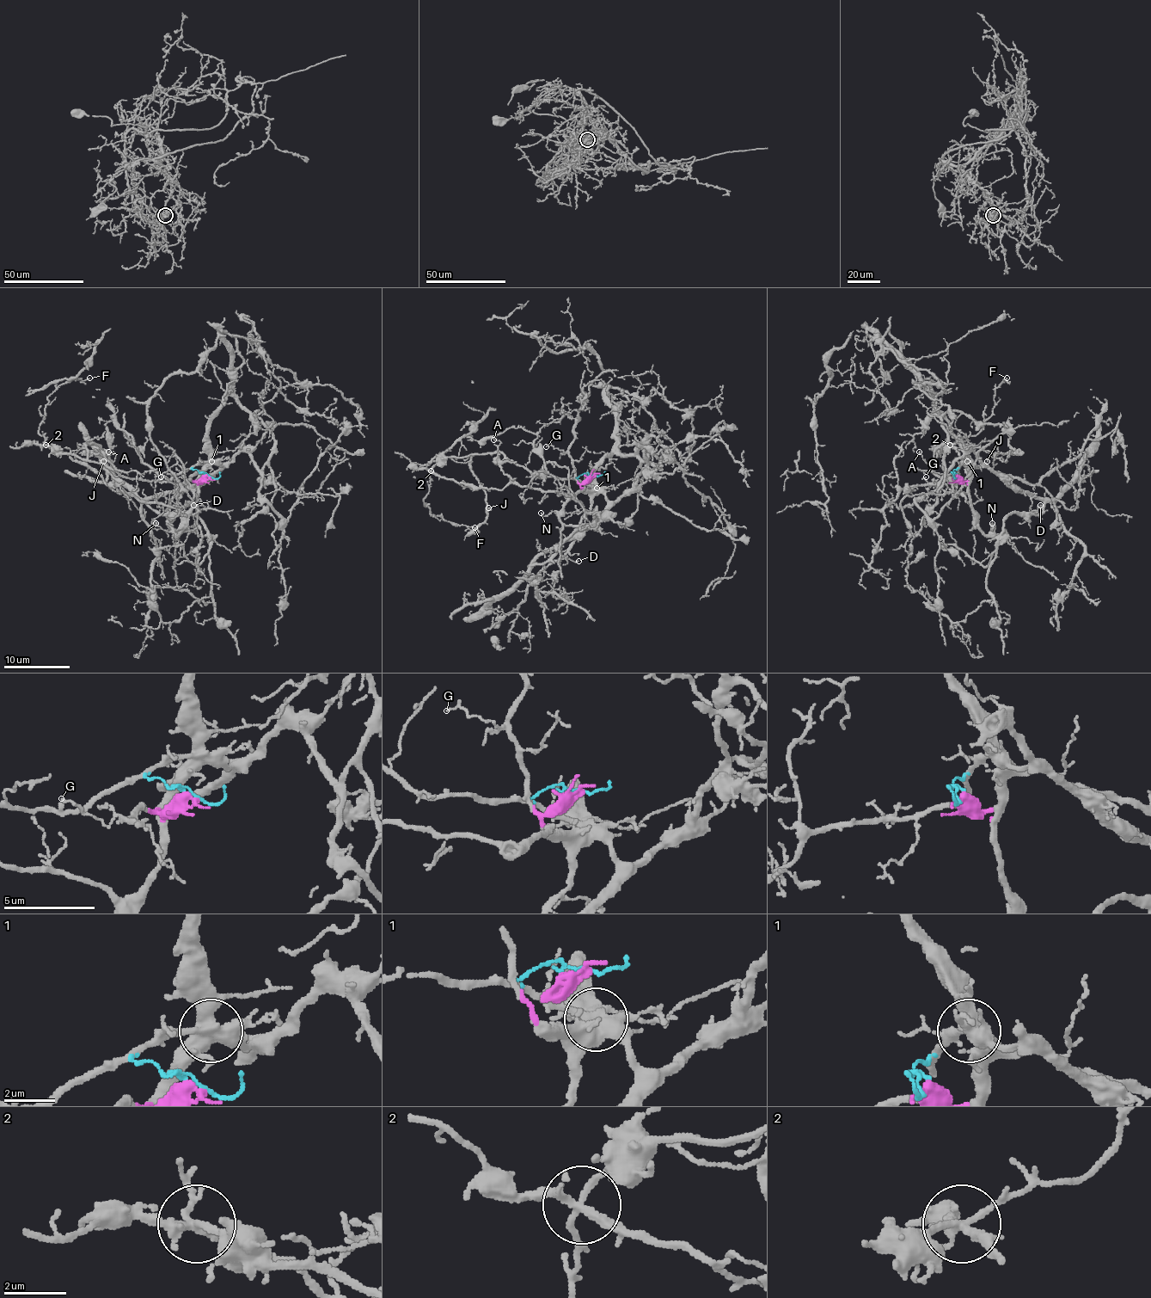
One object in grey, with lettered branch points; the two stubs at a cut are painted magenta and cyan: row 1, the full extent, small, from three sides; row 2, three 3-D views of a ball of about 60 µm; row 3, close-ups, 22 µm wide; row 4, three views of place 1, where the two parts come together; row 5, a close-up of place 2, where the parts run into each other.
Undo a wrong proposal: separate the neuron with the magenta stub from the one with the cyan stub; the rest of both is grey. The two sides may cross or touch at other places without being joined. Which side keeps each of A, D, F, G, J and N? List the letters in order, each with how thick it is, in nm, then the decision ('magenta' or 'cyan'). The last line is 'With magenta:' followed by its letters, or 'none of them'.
A: calibre 110 nm; cyan
D: calibre 160 nm; cyan
F: calibre 120 nm; cyan
G: calibre 110 nm; magenta
J: calibre 140 nm; cyan
N: calibre 120 nm; magenta
With magenta: G, N

